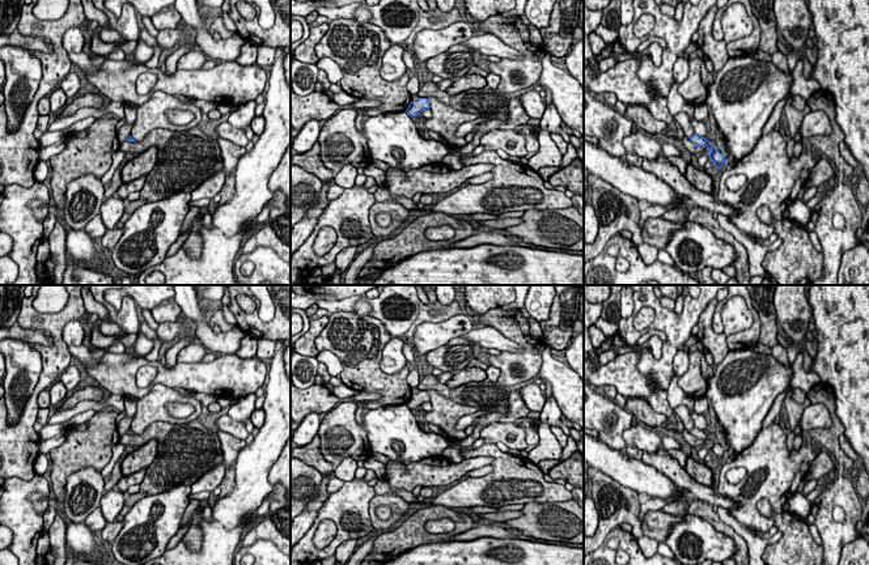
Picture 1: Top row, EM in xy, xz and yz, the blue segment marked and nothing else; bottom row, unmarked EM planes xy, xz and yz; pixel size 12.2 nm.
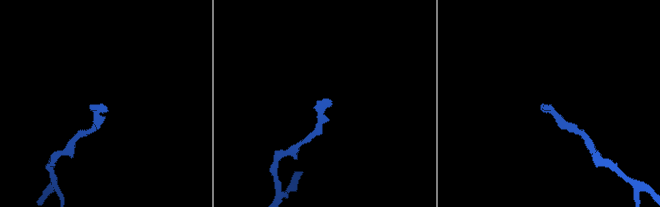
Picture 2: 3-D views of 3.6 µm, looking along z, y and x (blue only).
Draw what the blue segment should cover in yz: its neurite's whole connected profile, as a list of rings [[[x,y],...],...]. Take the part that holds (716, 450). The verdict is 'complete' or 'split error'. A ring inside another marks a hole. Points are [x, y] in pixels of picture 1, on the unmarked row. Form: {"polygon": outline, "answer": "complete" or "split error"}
{"polygon": [[[694,428],[690,433],[699,439],[703,439],[703,441],[707,439],[709,442],[709,450],[711,450],[712,455],[715,456],[715,459],[717,462],[720,462],[722,459],[722,456],[724,456],[722,447],[708,433],[705,433],[704,430],[700,430],[698,428]]], "answer": "complete"}

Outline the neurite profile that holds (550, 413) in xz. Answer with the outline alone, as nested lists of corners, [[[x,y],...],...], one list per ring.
[[[551,395],[548,399],[546,399],[544,407],[542,408],[539,413],[539,420],[542,422],[546,422],[550,428],[559,426],[561,420],[561,411],[558,405],[558,402]]]

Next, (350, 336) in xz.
[[[338,311],[315,337],[315,348],[332,352],[343,364],[342,382],[352,390],[380,394],[377,400],[365,402],[366,409],[406,404],[410,386],[407,365],[395,374],[381,370],[382,349],[391,335],[370,315]]]

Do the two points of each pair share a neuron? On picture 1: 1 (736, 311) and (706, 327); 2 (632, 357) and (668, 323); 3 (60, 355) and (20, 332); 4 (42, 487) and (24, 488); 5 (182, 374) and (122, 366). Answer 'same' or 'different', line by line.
1: same
2: different
3: different
4: same
5: same

